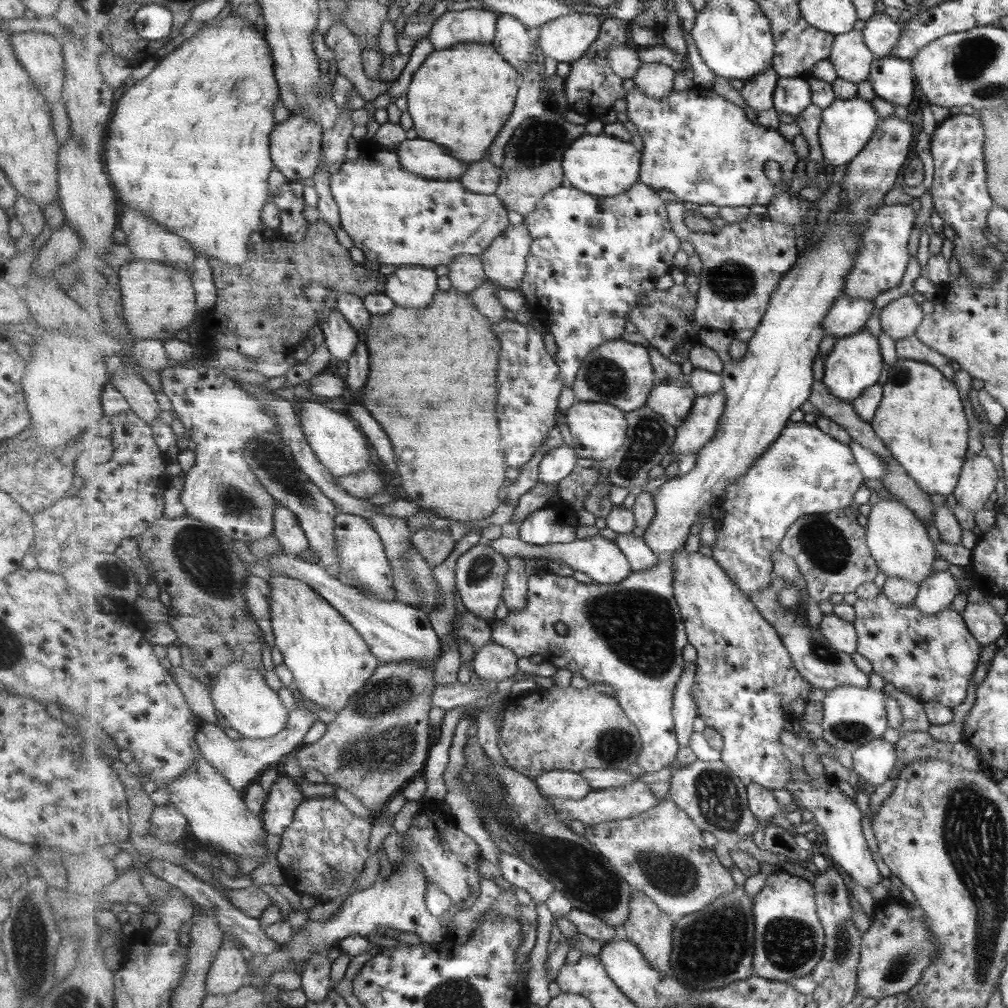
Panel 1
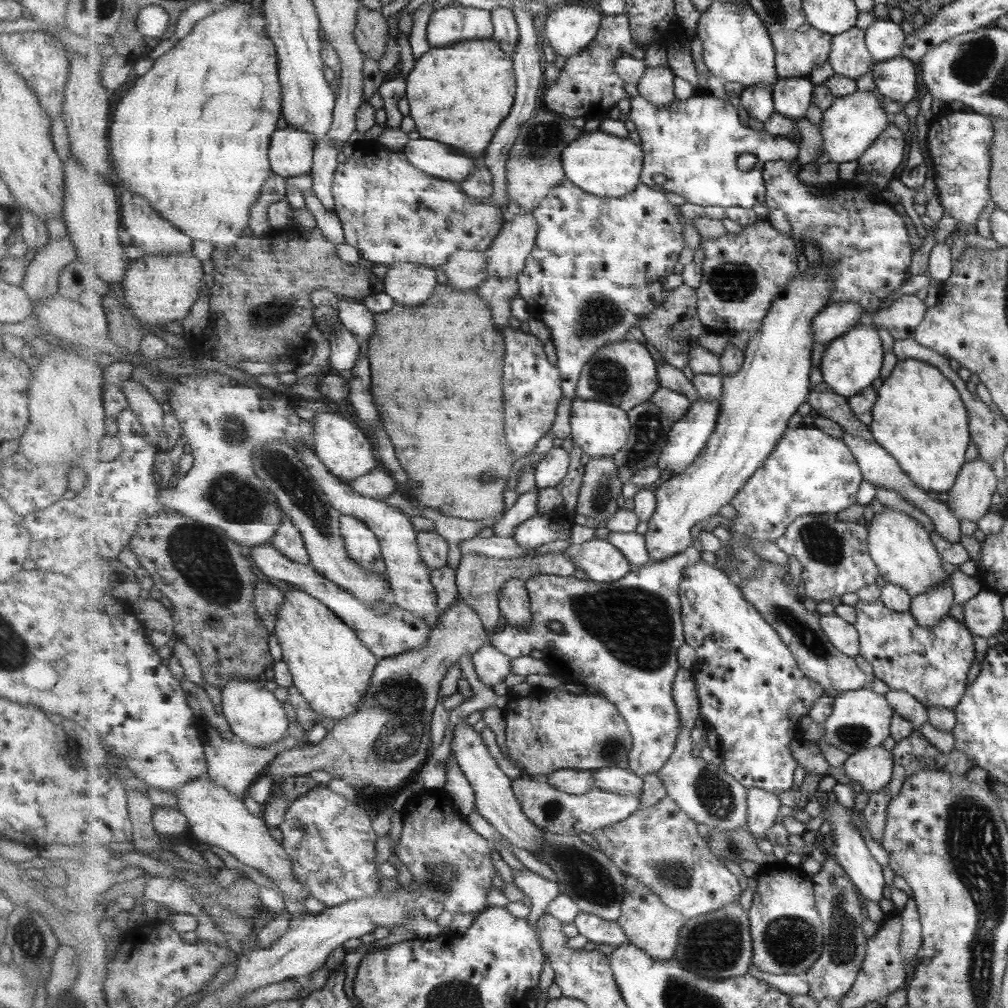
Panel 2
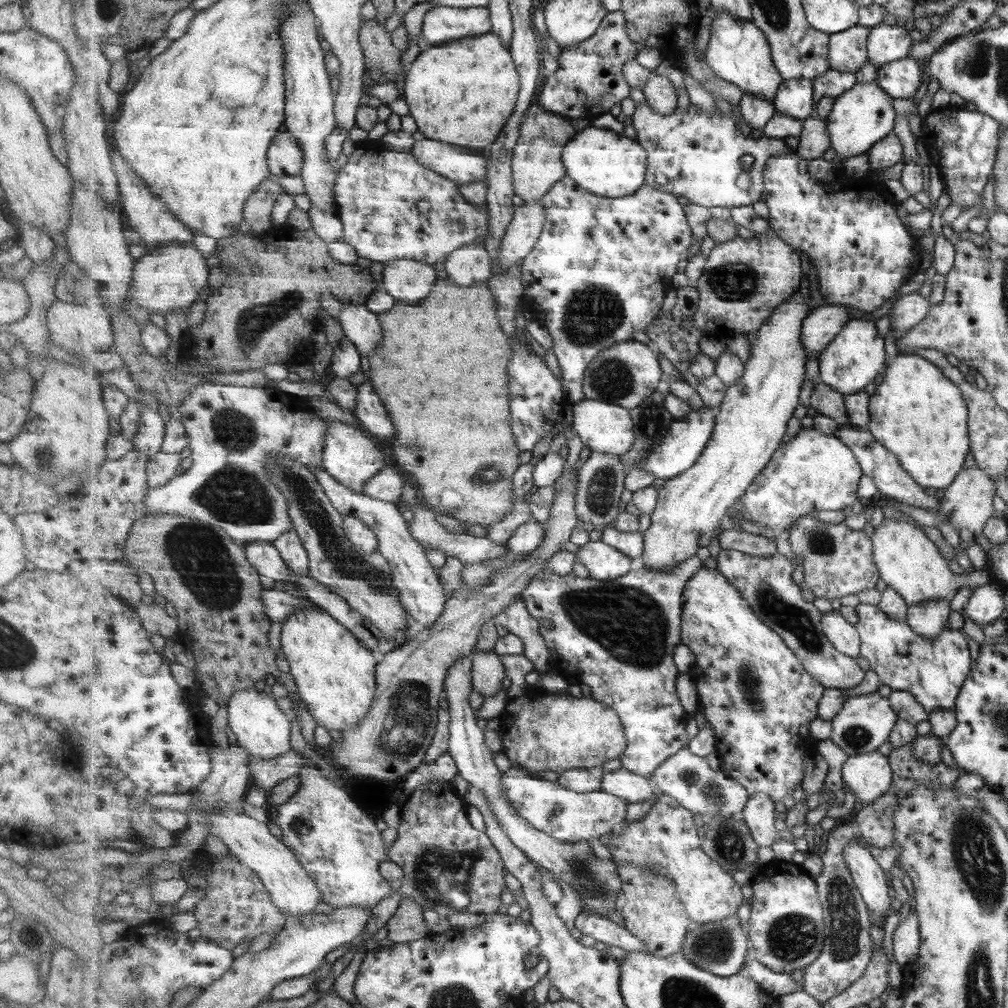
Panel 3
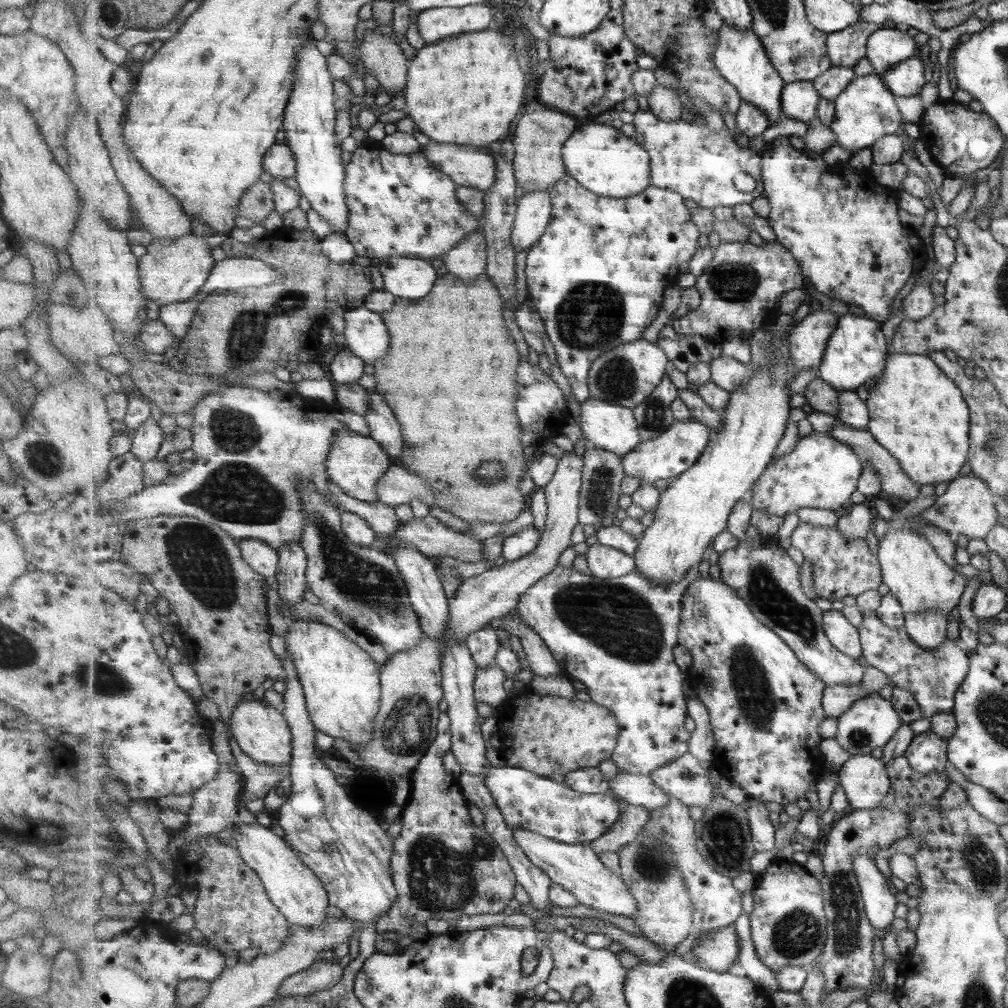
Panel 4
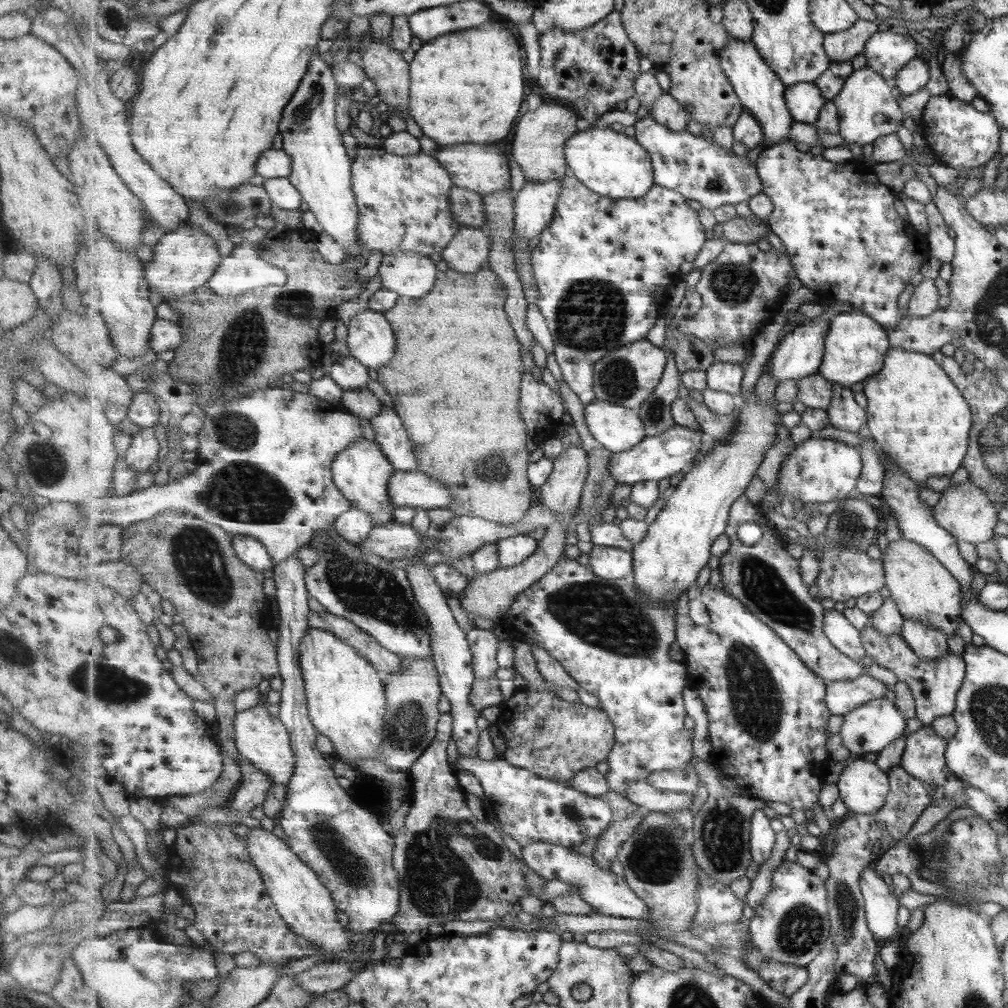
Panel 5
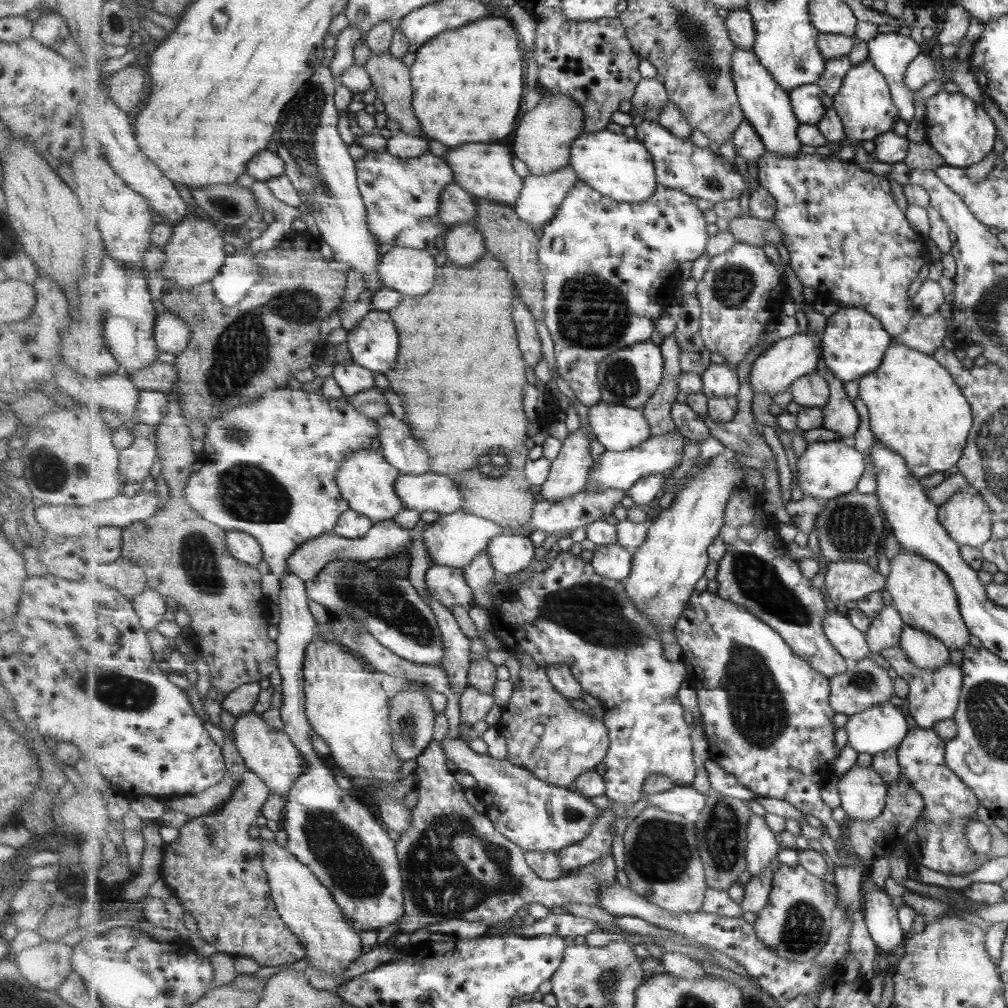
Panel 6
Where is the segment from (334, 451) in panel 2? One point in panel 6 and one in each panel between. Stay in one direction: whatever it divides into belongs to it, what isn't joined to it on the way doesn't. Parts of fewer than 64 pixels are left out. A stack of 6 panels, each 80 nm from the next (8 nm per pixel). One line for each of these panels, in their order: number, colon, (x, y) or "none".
3: (351, 457)
4: (356, 463)
5: (362, 472)
6: (366, 479)

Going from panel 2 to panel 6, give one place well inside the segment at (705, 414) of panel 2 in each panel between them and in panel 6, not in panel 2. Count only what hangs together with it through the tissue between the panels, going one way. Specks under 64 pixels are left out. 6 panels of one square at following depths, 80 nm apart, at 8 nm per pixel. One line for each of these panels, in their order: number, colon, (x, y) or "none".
3: (681, 448)
4: (665, 458)
5: (661, 456)
6: (614, 470)

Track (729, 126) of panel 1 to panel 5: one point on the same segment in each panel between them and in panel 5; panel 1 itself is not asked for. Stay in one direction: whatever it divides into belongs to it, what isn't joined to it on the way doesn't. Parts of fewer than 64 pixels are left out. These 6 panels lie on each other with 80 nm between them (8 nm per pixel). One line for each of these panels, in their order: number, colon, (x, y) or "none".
2: (694, 144)
3: (700, 155)
4: (690, 158)
5: (700, 170)

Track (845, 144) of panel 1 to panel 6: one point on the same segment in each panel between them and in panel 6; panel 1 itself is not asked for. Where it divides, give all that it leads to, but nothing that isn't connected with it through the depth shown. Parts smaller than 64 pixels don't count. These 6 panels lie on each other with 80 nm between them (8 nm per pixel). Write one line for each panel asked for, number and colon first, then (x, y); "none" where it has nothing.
2: (856, 121)
3: (863, 116)
4: (865, 112)
5: (867, 110)
6: (864, 104)

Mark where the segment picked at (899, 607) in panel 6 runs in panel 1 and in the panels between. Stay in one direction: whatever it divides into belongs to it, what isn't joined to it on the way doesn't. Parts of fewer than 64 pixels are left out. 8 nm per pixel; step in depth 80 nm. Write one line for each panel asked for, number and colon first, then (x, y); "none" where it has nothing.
1: (898, 541)
2: (899, 545)
3: (910, 565)
4: (919, 580)
5: (924, 591)

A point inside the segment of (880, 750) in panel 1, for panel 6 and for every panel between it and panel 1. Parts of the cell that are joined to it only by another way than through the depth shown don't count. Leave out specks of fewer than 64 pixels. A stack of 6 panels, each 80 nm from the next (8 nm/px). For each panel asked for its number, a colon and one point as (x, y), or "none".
2: (872, 768)
3: (867, 776)
4: (866, 782)
5: (863, 786)
6: (863, 792)

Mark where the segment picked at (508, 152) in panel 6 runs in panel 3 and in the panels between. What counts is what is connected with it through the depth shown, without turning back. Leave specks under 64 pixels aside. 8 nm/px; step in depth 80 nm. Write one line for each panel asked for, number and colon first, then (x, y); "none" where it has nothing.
3: (459, 164)
4: (469, 166)
5: (483, 169)

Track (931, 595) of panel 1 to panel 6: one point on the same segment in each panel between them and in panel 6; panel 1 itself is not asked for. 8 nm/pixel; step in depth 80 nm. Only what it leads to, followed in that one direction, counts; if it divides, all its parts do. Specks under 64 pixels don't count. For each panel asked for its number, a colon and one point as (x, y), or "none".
2: (928, 609)
3: (928, 620)
4: (928, 629)
5: (928, 643)
6: (925, 652)

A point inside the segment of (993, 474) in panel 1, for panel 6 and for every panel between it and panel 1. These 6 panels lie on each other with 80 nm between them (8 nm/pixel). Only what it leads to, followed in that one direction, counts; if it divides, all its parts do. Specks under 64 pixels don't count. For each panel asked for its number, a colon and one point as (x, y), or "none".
2: (968, 499)
3: (966, 503)
4: (965, 507)
5: (963, 510)
6: (965, 517)

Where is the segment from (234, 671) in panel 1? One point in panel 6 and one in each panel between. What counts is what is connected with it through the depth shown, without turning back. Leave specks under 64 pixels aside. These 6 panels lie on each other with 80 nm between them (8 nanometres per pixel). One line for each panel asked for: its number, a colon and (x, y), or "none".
2: (256, 717)
3: (261, 727)
4: (262, 732)
5: (264, 740)
6: (273, 755)

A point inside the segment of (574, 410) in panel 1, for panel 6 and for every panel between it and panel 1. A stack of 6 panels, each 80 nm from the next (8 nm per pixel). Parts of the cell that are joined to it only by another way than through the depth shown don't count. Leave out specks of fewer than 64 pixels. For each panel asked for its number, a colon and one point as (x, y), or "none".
2: (602, 430)
3: (605, 427)
4: (614, 428)
5: (619, 429)
6: (618, 428)

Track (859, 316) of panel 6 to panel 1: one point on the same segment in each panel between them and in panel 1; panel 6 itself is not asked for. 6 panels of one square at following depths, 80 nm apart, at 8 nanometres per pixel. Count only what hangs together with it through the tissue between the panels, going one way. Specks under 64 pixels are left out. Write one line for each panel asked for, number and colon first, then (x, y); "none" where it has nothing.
1: (855, 363)
2: (850, 364)
3: (850, 364)
4: (858, 351)
5: (857, 345)

